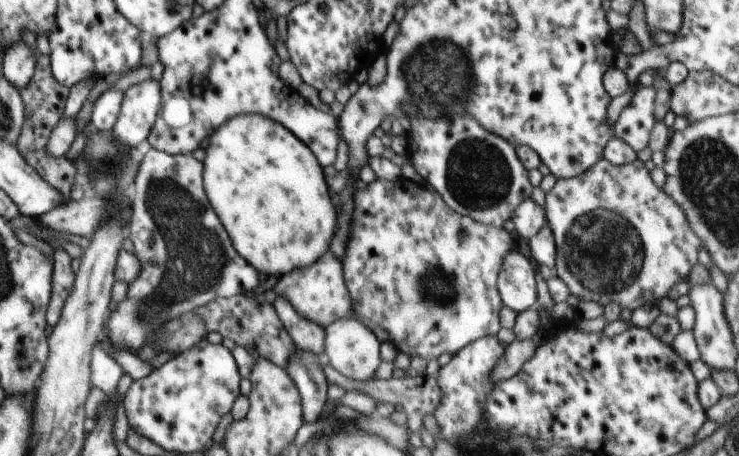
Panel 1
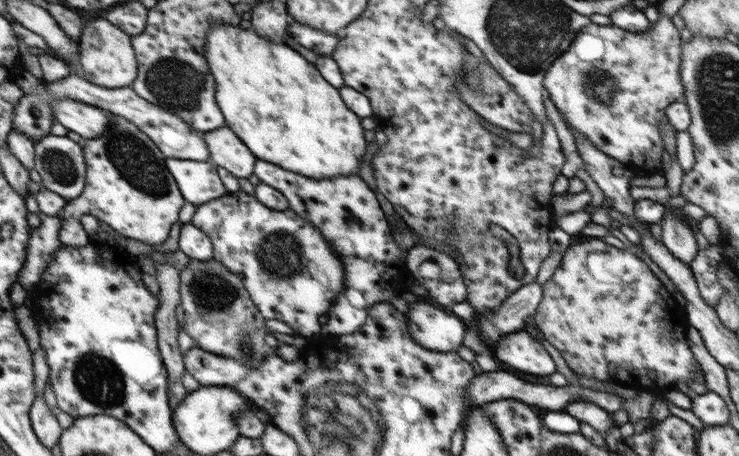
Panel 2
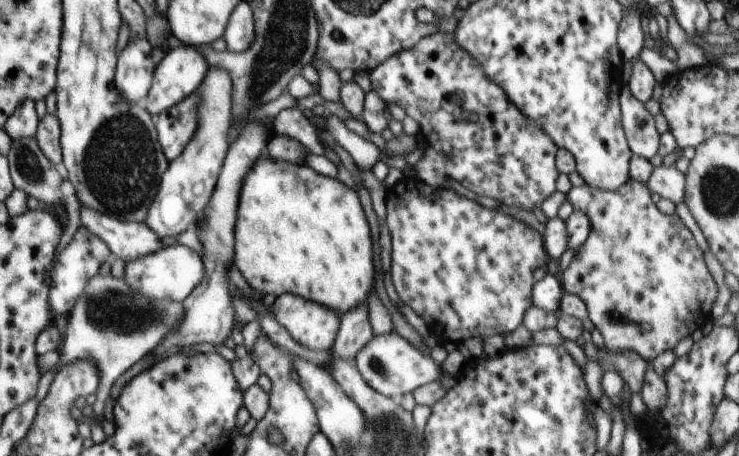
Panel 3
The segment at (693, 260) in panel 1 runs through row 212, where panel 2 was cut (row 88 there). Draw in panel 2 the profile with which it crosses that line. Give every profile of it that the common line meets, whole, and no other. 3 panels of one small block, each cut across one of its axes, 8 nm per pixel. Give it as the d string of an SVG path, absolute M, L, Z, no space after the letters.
M660 14L658 20L654 22L653 26L646 32L630 32L614 24L598 25L591 22L578 32L567 51L562 53L560 58L557 58L545 71L543 85L545 86L546 94L548 94L552 103L555 104L567 126L572 126L572 128L578 130L582 136L586 136L600 152L604 152L604 154L611 156L615 163L628 169L636 167L647 171L652 175L653 173L658 172L658 169L660 168L659 161L661 161L666 146L664 140L662 140L662 134L660 134L660 121L668 123L665 112L666 107L670 106L670 104L674 104L674 102L683 100L685 94L680 74L682 54L681 43L678 28L672 23L670 17L667 15Z

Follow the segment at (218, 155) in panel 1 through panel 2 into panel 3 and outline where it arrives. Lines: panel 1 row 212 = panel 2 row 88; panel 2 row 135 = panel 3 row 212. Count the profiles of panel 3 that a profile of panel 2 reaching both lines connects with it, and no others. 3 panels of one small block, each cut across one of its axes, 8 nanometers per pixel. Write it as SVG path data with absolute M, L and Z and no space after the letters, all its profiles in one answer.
M267 153L257 159L255 166L251 169L243 181L241 192L238 200L236 212L236 228L234 236L234 257L233 264L238 268L240 273L246 279L246 282L252 289L272 300L274 297L285 293L291 293L304 299L330 307L337 311L340 316L352 309L354 306L366 303L367 297L374 289L375 272L372 261L372 240L370 228L360 203L357 192L351 187L345 186L336 178L329 178L315 172L307 165L296 165L285 161L273 160Z

